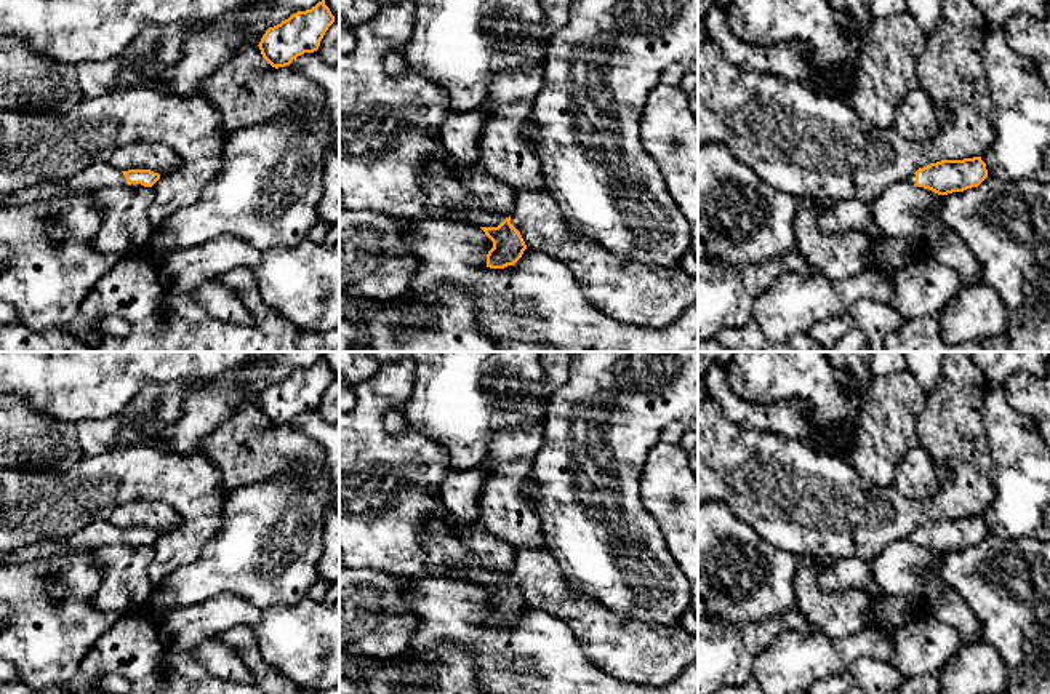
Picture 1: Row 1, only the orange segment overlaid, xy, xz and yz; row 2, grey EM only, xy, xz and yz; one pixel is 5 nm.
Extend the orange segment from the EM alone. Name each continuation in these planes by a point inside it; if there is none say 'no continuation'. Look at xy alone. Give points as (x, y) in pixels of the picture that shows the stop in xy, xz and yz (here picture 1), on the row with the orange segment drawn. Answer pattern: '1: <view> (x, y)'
1: xy (100, 175)

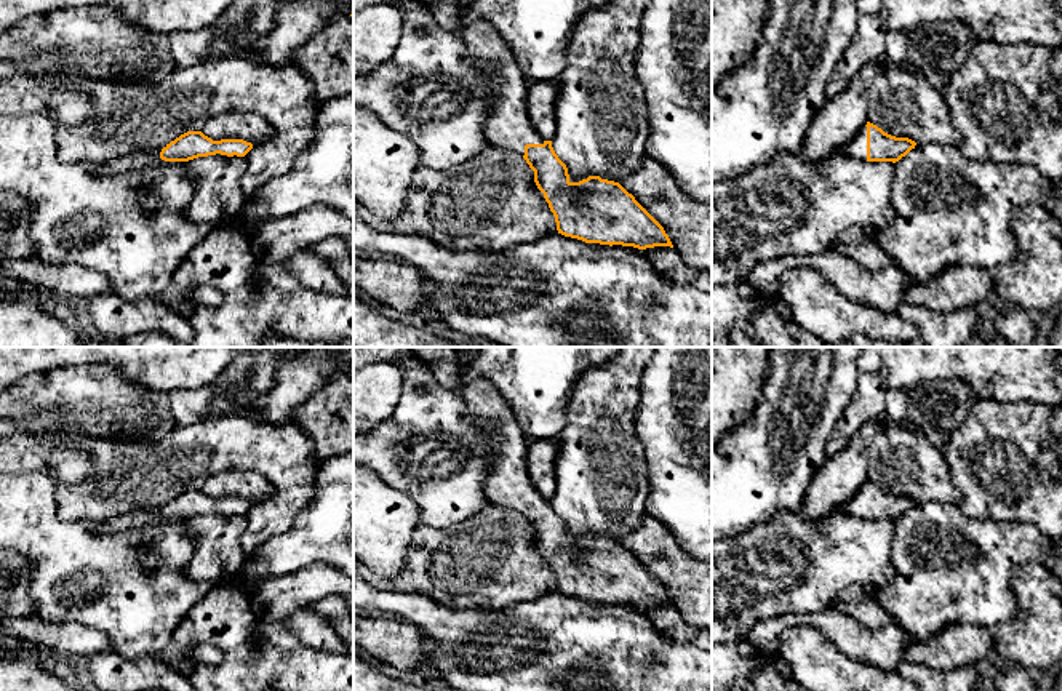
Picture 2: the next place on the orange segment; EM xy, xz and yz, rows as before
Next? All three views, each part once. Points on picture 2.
1: yz (856, 149)

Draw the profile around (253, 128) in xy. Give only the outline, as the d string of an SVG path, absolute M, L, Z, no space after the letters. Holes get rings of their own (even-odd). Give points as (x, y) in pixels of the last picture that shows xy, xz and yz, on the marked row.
M229 110L210 117L205 122L202 133L213 141L243 139L258 146L273 136L273 126L262 115L243 110Z

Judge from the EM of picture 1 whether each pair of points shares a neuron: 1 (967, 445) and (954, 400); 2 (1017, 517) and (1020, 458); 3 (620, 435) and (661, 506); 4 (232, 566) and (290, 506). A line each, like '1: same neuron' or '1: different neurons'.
1: same neuron
2: same neuron
3: different neurons
4: same neuron

